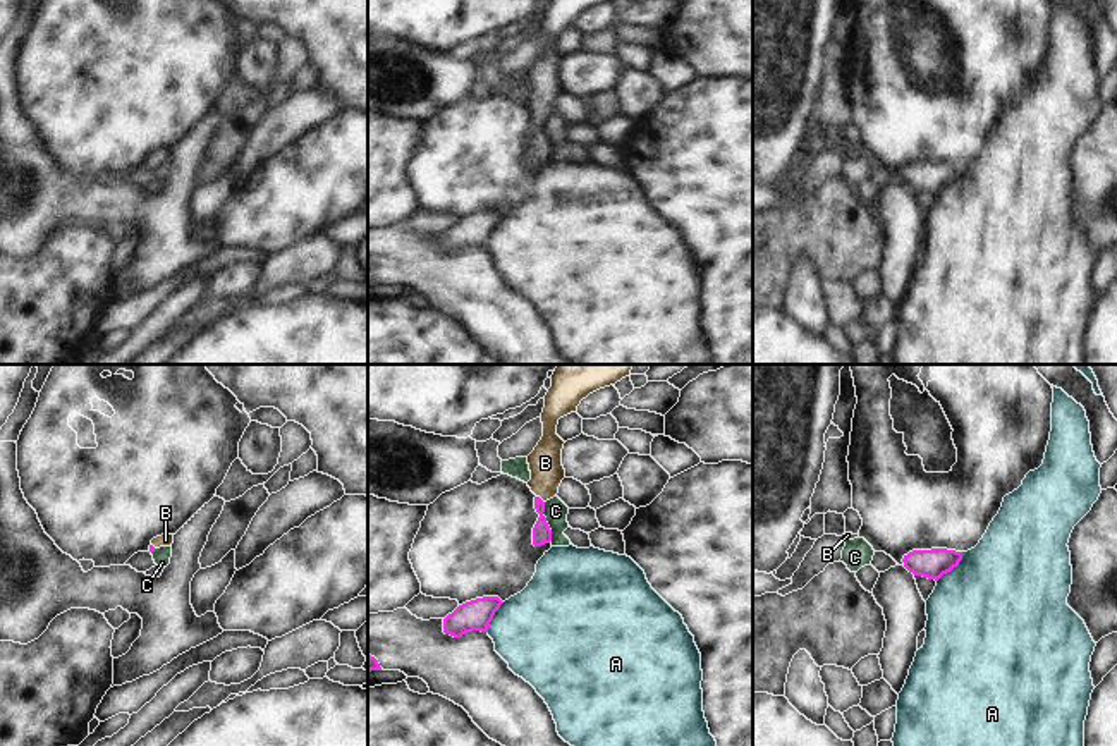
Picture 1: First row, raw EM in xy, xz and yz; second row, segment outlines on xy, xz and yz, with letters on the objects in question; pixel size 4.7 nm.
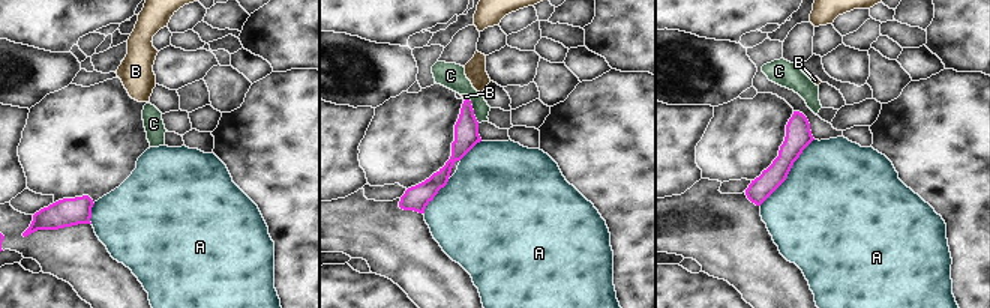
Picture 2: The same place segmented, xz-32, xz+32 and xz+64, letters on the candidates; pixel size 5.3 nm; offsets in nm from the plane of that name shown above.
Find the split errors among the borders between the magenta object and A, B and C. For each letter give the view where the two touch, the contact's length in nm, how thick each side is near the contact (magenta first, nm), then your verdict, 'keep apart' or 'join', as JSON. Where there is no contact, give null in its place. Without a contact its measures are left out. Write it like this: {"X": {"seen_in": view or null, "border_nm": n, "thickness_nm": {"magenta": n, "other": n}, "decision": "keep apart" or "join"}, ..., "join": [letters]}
{"A": {"seen_in": "yz", "border_nm": 190, "thickness_nm": {"magenta": 140, "other": 500}, "decision": "keep apart"}, "B": {"seen_in": "xz", "border_nm": 50, "thickness_nm": {"magenta": 90, "other": 160}, "decision": "join"}, "C": {"seen_in": "xz", "border_nm": 190, "thickness_nm": {"magenta": 90, "other": 110}, "decision": "keep apart"}, "join": ["B"]}

